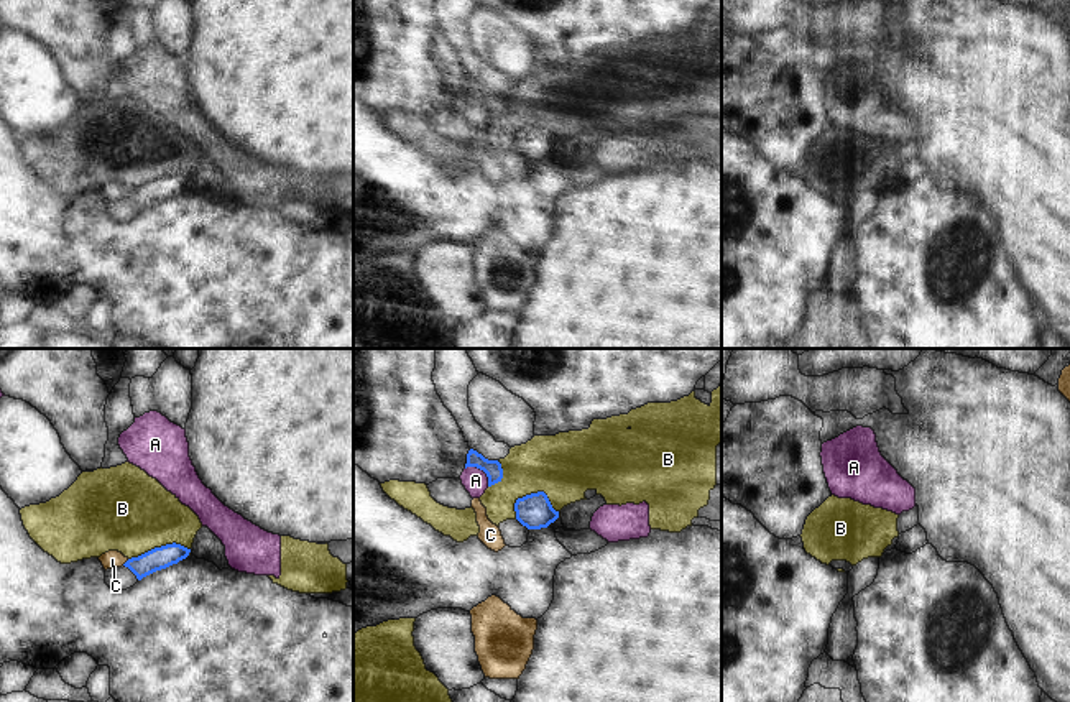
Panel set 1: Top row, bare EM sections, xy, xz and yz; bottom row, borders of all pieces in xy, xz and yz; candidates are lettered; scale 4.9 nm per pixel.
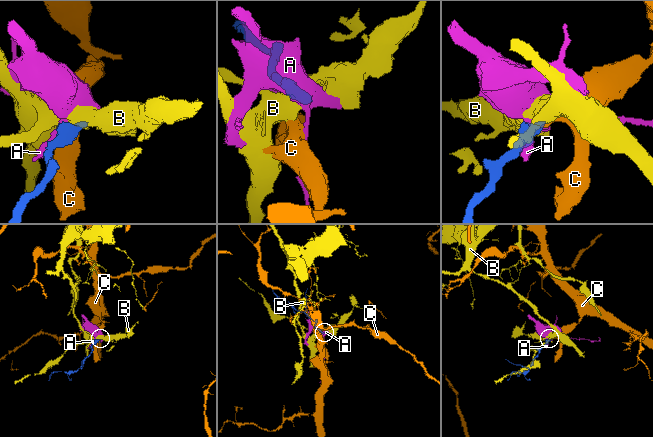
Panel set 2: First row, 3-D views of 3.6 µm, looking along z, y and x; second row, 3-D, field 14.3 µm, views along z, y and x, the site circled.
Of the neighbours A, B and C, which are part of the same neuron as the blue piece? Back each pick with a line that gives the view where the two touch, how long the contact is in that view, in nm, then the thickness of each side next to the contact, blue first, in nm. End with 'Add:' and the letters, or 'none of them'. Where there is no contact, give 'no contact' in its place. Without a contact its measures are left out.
C: contact in xy; length 50 nm; calibres 110 and 90 nm
Add: C

